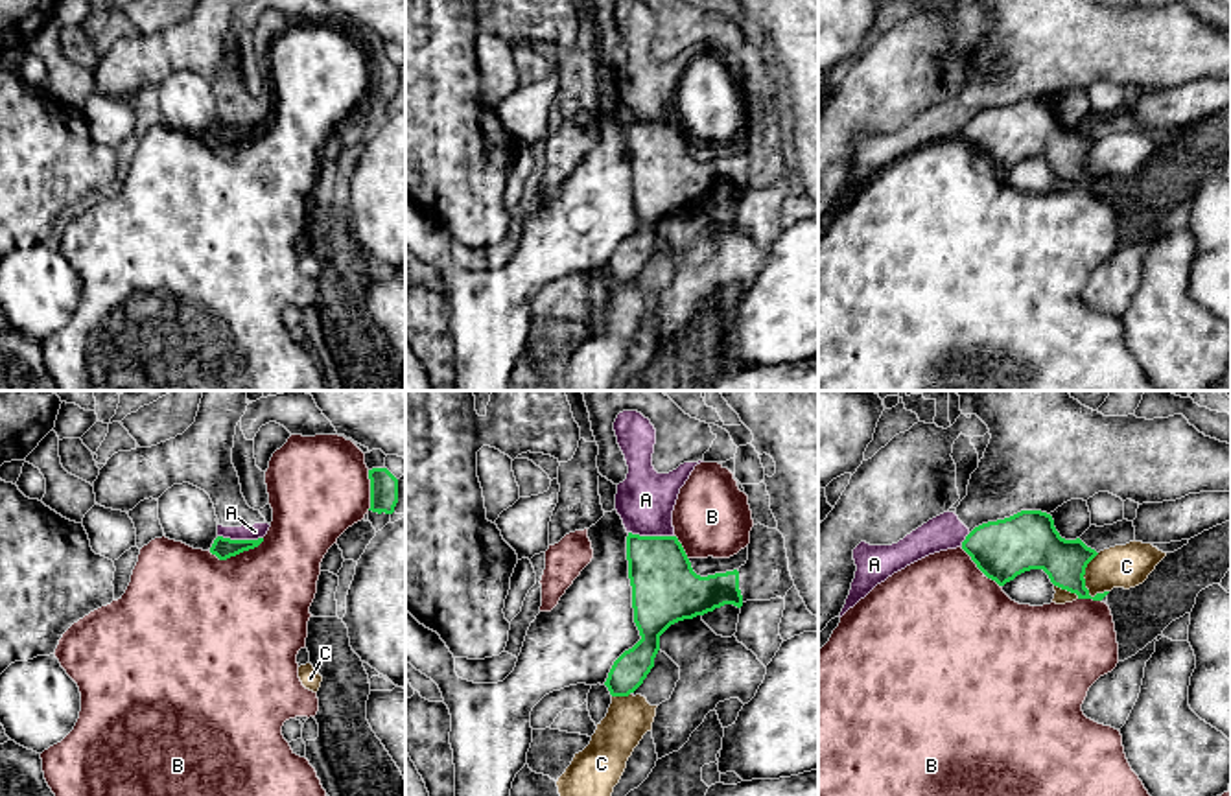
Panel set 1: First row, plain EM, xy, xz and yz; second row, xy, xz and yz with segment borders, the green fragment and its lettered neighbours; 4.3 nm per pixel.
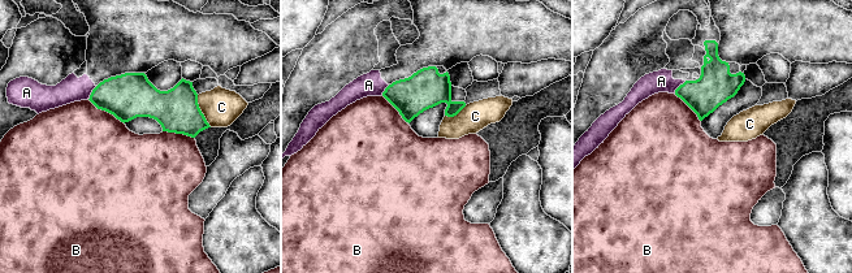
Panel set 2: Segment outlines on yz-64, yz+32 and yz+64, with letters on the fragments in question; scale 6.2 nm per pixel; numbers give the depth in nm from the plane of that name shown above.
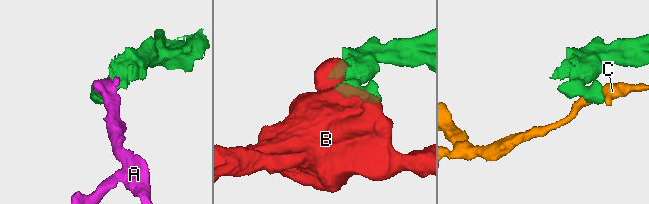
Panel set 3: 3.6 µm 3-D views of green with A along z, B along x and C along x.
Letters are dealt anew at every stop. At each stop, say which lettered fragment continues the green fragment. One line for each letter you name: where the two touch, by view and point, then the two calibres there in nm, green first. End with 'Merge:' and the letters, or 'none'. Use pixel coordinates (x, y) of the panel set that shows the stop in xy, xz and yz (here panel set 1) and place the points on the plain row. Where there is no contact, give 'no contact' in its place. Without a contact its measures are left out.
Merge: none

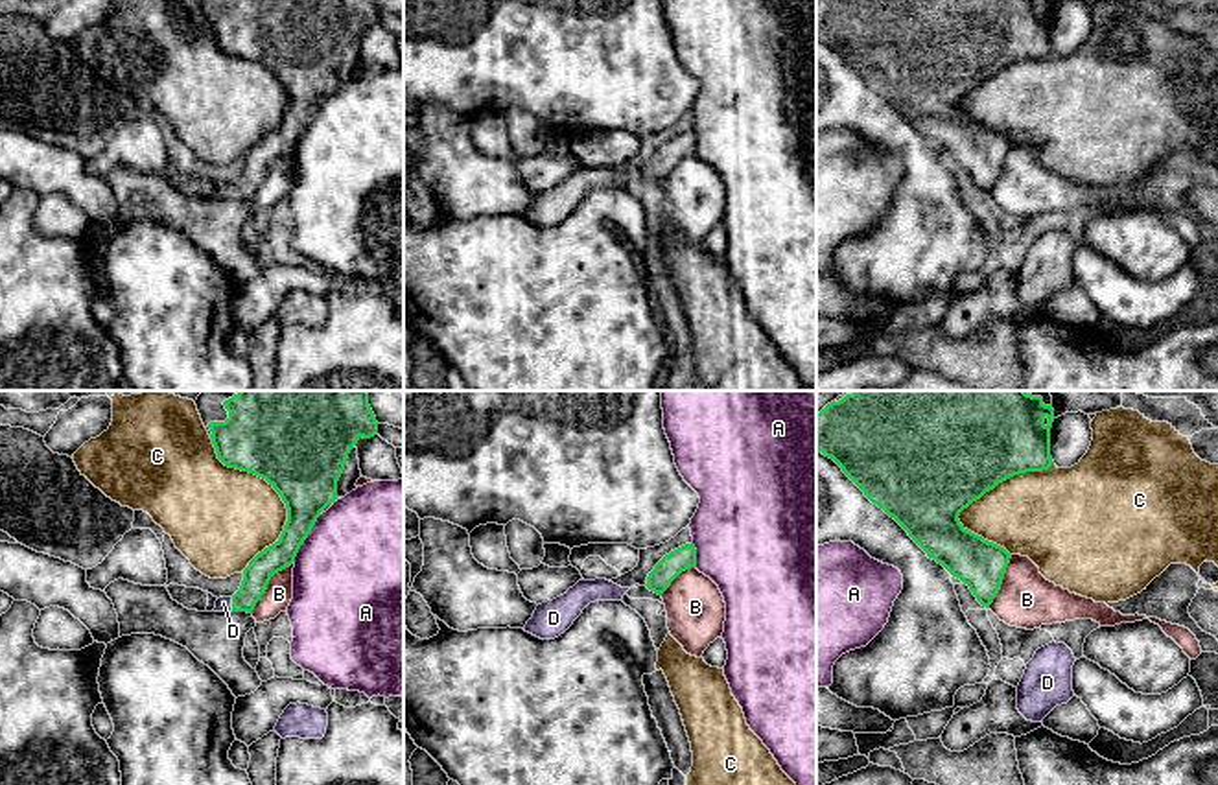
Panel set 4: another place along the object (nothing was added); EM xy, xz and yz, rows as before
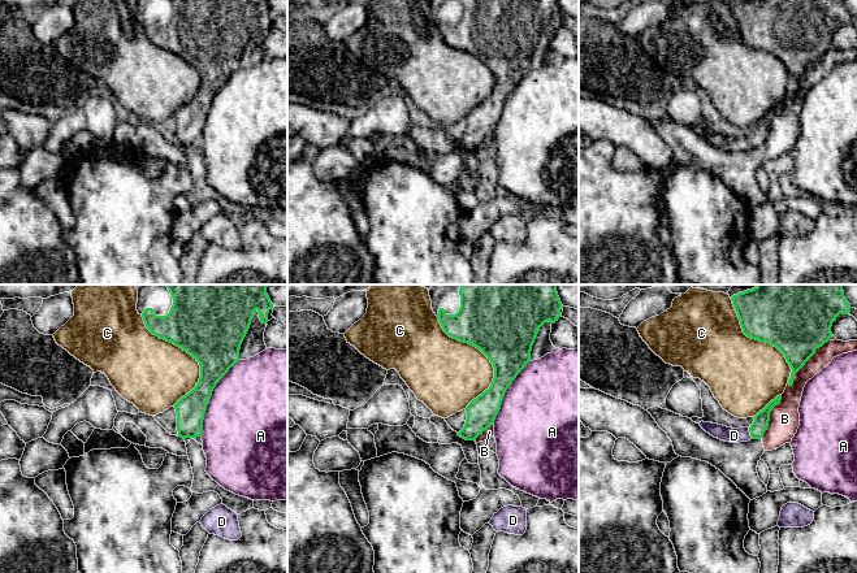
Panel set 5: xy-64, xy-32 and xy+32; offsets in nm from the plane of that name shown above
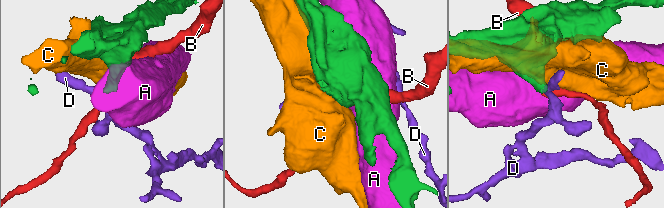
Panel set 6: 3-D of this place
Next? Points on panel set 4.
D: contact xy (233, 190); calibres 120 and 60 nm
Merge: D

